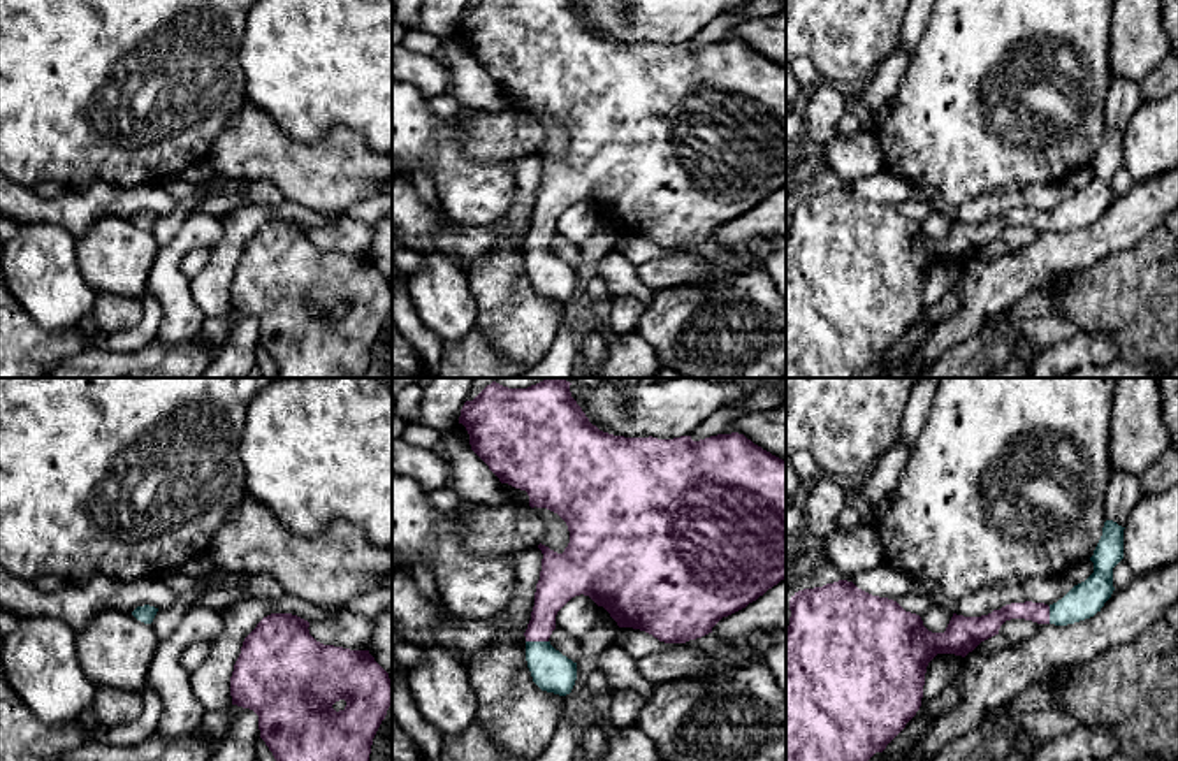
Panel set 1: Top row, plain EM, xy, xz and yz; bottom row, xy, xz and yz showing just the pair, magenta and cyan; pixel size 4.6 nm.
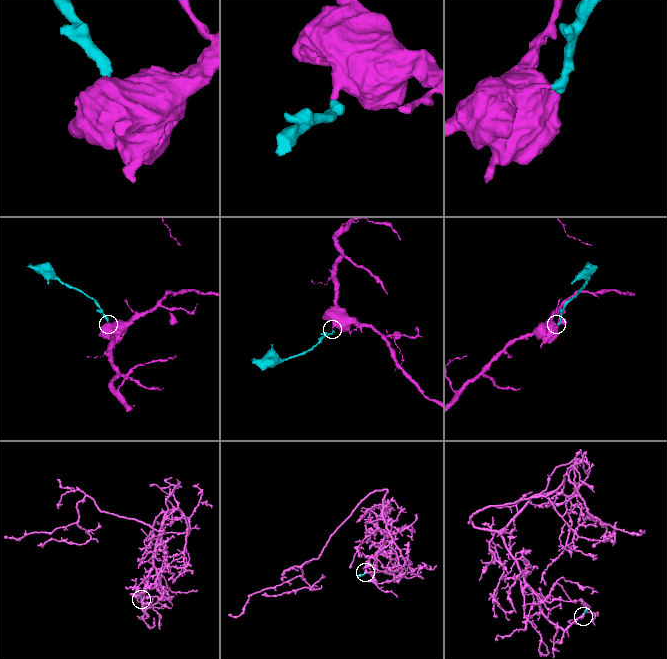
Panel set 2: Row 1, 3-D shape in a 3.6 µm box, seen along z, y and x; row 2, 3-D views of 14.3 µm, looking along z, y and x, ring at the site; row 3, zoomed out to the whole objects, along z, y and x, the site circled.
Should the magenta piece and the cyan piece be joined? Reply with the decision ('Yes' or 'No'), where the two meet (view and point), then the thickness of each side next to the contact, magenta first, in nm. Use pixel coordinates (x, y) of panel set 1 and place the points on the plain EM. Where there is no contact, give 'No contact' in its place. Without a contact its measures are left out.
Yes. Touches magenta at xz (537, 246). Thickness 170 nm (magenta) against 190 nm

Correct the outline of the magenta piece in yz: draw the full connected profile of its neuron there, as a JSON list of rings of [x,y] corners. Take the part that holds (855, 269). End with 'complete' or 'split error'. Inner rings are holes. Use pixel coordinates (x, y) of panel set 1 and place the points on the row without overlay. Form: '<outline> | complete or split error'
[[[1113,127],[1104,128],[1102,142],[1090,163],[1094,179],[1057,209],[1011,209],[981,223],[953,220],[944,239],[928,237],[920,221],[847,186],[795,199],[789,206],[791,223],[786,237],[786,378],[854,378],[876,359],[883,359],[920,316],[927,272],[937,260],[965,264],[981,248],[999,241],[1000,232],[1011,225],[1067,232],[1094,223],[1115,197],[1113,174],[1123,165],[1123,135]]] | split error

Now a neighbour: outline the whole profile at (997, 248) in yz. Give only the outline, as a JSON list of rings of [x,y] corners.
[[[995,241],[985,248],[981,248],[972,258],[978,260],[992,260],[992,258],[999,258],[1002,255],[1007,253],[1014,253],[1016,250],[1009,248],[1006,243]]]

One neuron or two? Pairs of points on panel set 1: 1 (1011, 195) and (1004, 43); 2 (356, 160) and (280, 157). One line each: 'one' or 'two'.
1: two
2: one

